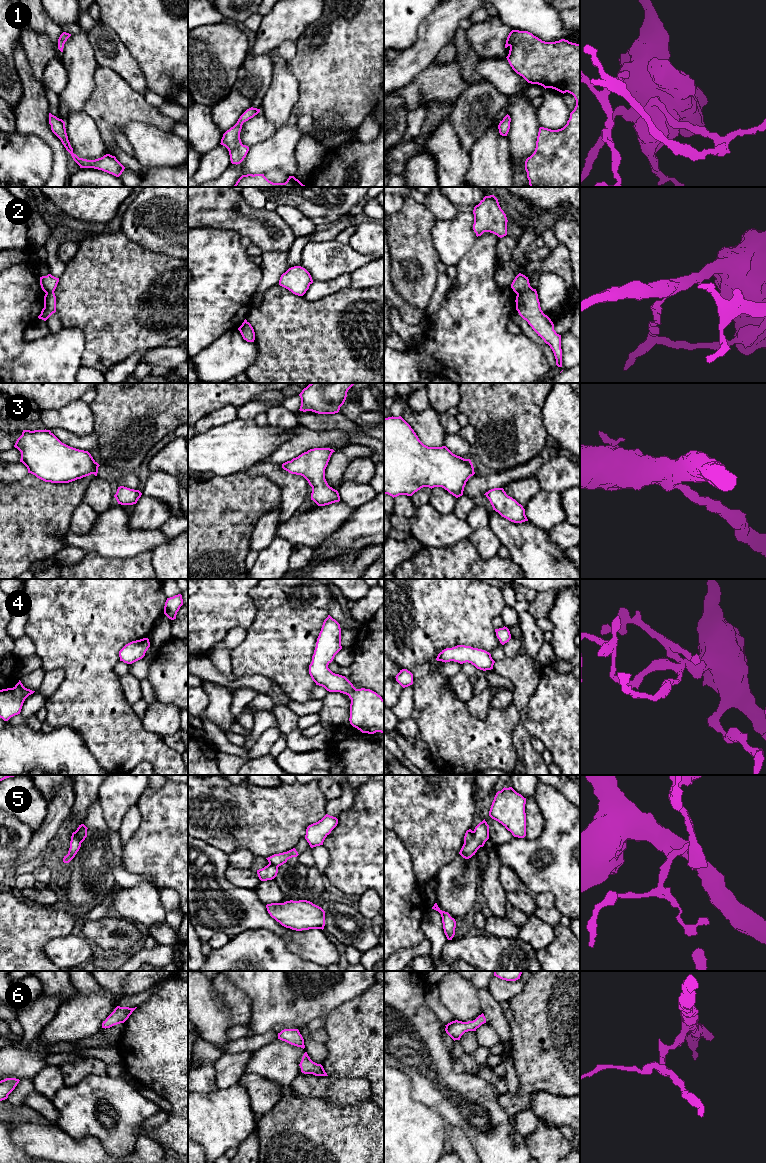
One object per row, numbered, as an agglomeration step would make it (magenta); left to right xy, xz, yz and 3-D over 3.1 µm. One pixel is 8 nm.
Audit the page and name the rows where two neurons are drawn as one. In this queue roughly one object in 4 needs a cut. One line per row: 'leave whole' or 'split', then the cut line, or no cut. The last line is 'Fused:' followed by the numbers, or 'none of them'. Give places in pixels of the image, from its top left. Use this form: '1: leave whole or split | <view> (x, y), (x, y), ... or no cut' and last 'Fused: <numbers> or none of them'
1: leave whole | no cut
2: split | yz (531, 287), (517, 294)
3: leave whole | no cut
4: leave whole | no cut
5: split | yz (473, 831), (473, 837), (464, 843)
6: leave whole | no cut
Fused: 2, 5

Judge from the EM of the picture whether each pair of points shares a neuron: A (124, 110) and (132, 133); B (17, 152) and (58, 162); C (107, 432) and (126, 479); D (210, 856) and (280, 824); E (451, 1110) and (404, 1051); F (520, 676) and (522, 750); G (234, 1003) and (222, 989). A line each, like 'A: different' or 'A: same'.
A: different
B: different
C: different
D: different
E: same
F: same
G: same

